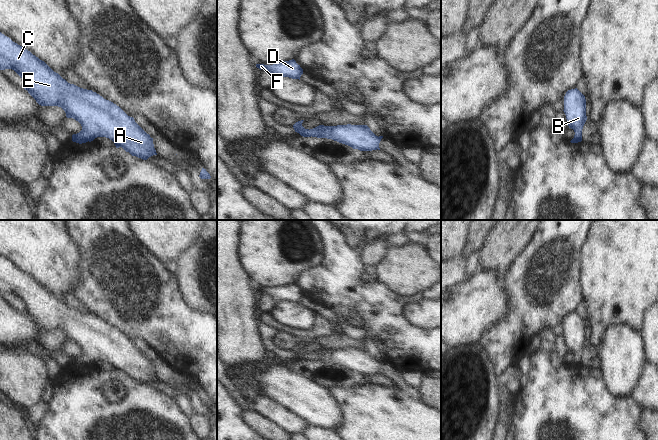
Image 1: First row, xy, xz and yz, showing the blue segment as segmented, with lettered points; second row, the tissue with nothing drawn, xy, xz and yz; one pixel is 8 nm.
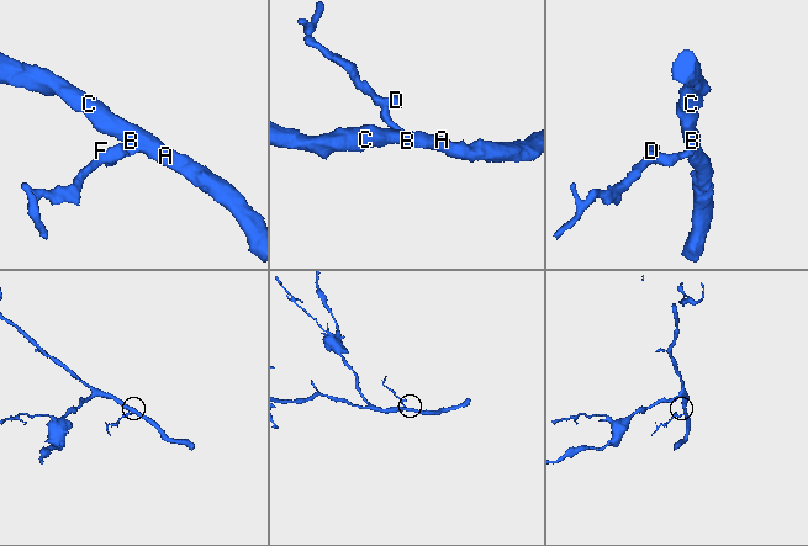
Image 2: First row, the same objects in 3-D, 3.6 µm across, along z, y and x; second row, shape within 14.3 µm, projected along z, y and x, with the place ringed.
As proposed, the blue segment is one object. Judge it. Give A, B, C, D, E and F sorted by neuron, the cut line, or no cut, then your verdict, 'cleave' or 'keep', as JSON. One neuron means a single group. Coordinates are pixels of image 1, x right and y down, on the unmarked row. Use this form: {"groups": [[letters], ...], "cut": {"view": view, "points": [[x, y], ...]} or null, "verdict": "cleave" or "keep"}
{"groups": [["A", "B", "C", "D", "E", "F"]], "cut": null, "verdict": "keep"}

